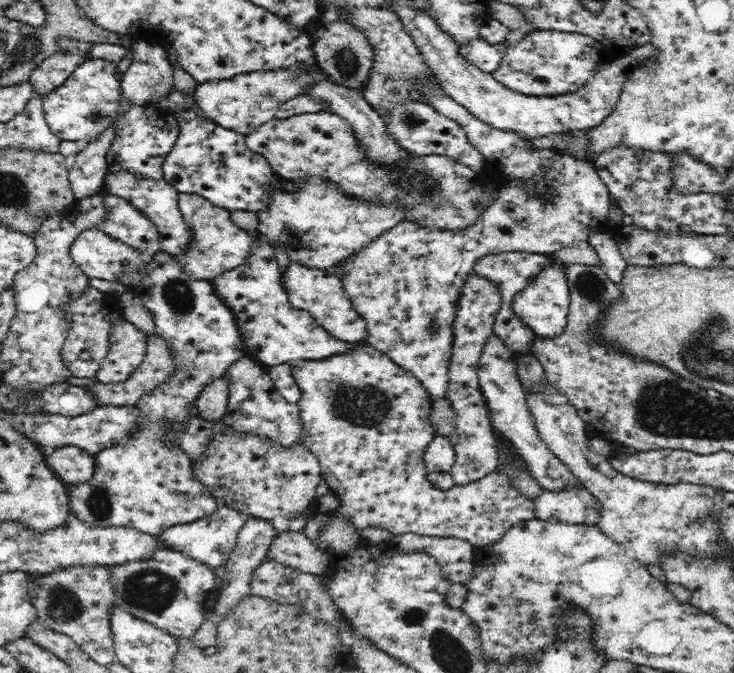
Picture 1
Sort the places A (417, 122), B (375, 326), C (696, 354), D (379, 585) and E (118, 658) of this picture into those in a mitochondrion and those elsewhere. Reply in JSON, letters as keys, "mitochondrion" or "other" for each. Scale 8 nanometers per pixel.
{"A":"mitochondrion","B":"other","C":"mitochondrion","D":"other","E":"other"}

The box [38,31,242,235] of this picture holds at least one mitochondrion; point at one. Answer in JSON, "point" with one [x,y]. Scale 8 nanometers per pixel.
{"point":[97,116]}

